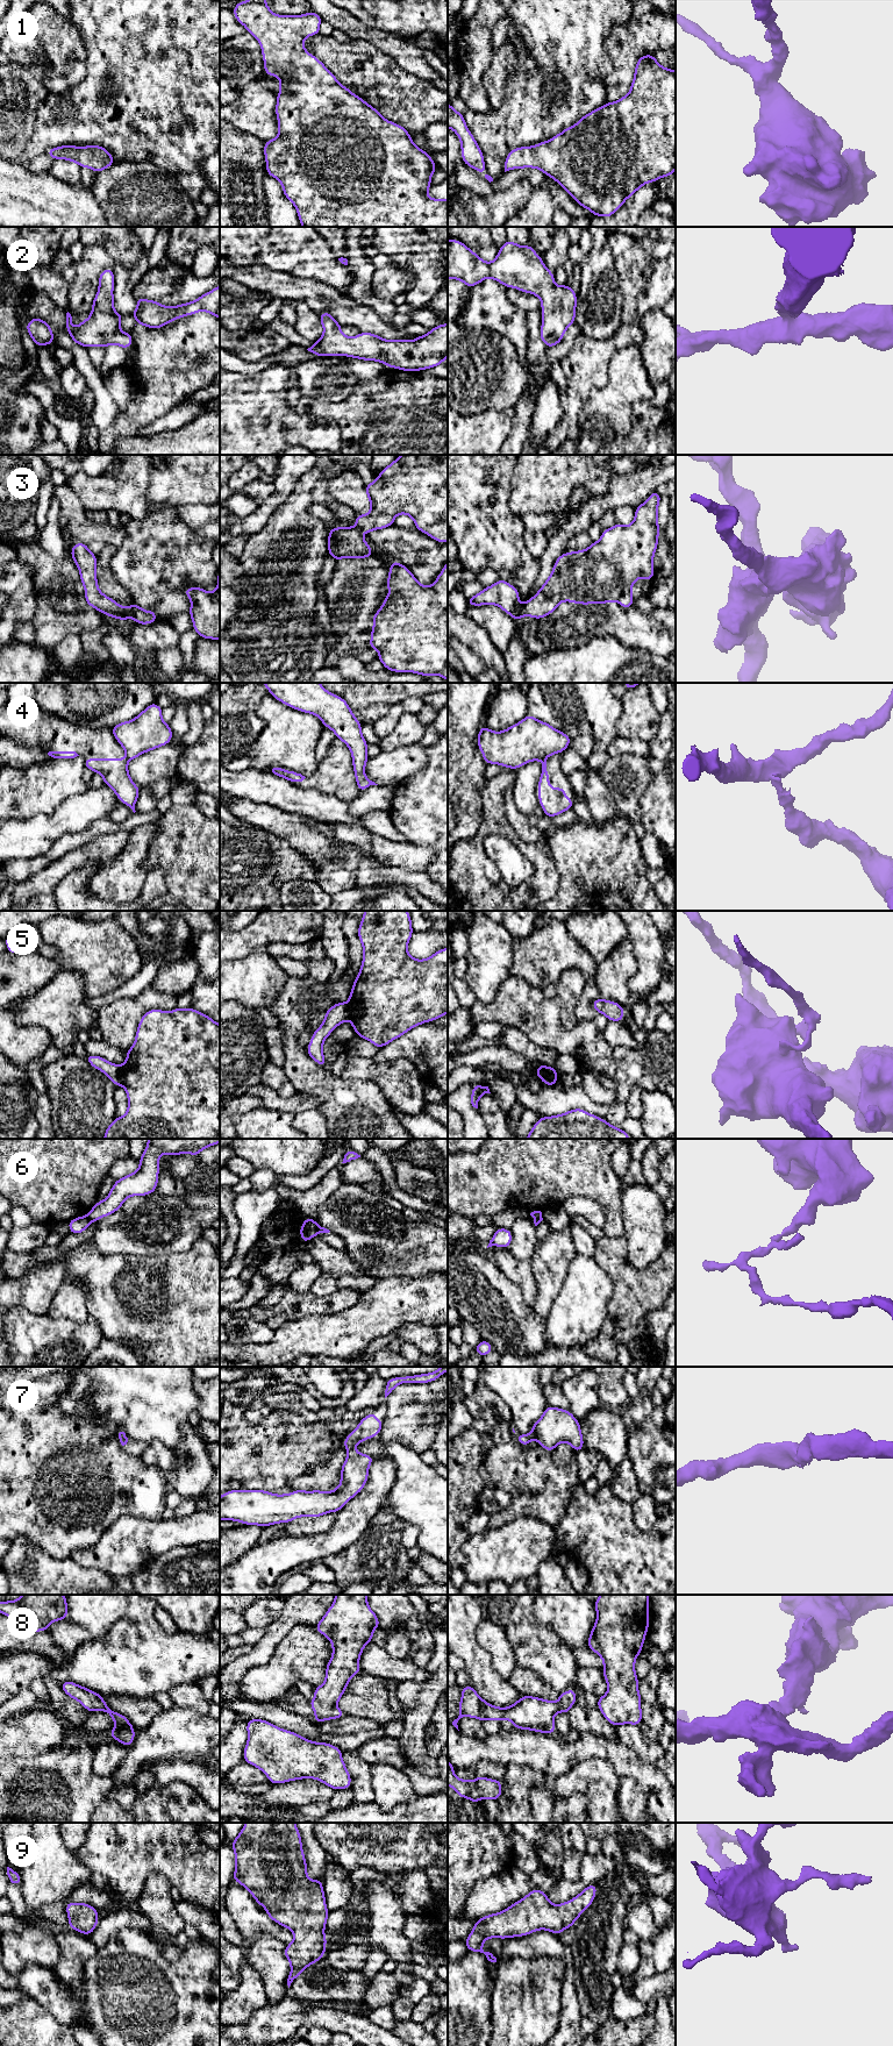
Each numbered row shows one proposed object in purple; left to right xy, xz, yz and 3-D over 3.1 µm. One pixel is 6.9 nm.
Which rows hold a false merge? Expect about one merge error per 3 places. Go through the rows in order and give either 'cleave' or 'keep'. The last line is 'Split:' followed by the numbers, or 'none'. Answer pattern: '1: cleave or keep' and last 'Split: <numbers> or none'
1: keep
2: keep
3: cleave
4: cleave
5: cleave
6: cleave
7: keep
8: keep
9: keep
Split: 3, 4, 5, 6

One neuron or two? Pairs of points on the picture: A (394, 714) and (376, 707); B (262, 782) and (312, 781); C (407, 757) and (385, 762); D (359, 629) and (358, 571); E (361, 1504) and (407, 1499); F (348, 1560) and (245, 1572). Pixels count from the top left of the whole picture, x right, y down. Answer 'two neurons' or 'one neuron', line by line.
A: two neurons
B: two neurons
C: one neuron
D: one neuron
E: two neurons
F: two neurons

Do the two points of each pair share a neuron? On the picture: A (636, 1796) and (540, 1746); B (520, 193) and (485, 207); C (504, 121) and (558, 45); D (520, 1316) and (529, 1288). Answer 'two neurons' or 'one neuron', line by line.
A: two neurons
B: one neuron
C: one neuron
D: two neurons

